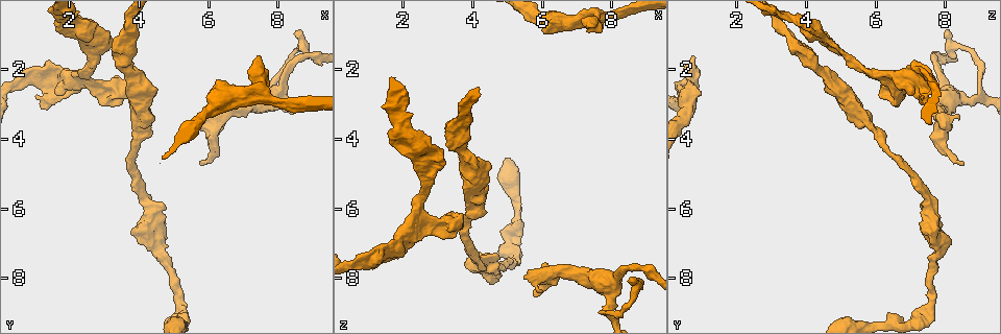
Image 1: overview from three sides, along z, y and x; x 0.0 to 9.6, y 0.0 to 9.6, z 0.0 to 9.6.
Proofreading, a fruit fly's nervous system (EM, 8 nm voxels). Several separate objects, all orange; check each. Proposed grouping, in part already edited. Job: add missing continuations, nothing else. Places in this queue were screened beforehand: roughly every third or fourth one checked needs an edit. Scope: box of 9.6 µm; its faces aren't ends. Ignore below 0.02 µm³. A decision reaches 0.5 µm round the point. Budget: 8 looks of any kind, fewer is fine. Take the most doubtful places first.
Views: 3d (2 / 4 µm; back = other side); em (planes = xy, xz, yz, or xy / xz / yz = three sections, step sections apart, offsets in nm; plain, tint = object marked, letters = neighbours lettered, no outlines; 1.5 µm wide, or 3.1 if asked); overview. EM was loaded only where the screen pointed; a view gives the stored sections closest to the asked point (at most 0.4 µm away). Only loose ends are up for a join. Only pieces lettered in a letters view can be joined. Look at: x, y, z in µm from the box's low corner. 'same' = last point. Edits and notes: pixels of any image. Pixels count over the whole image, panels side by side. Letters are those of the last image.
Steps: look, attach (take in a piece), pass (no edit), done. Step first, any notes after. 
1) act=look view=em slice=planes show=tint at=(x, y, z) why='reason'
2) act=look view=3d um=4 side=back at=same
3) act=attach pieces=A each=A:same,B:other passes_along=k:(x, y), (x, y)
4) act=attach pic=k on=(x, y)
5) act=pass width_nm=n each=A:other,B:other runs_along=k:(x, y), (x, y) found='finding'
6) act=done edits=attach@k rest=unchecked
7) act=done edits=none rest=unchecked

act=look view=em slice=yz step=4 show=letters at=(8.50, 0.85, 8.00) why='tapers out'

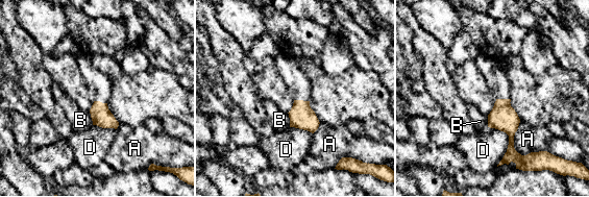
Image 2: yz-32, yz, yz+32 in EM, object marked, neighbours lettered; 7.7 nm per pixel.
act=pass each=A:other,B:other,D:other border=2:(519, 122), (514, 148), (542, 151) found='no lettered piece goes on from it'

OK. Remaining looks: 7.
act=look view=em um=3.1 slice=yz step=8 show=letters at=(7.40, 1.65, 0.70) why='free end'

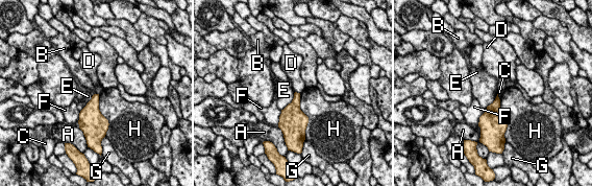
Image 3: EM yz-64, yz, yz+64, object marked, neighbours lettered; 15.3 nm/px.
act=pass each=A:other,B:other,C:other,D:other,E:other,F:other,G:other,H:other border=3:(295, 92), (292, 100), (281, 110) found='none of them fits'

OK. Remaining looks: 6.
act=look view=3d um=4 at=(1.35, 1.75, 7.10) why='thick end'

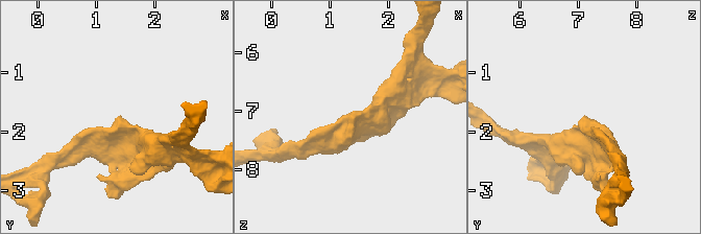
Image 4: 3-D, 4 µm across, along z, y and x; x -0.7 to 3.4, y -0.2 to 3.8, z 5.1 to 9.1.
act=look view=em slice=planes show=plain at=(1.35, 1.75, 7.10)

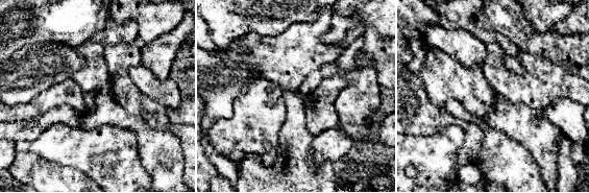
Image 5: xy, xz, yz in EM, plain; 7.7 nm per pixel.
act=look view=em slice=planes show=letters at=same why='what lies round it'

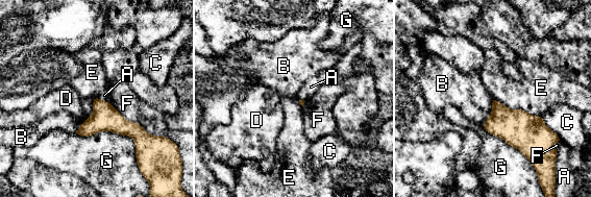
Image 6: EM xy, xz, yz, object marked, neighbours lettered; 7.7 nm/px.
act=pass each=A:other,B:other,C:other,D:other,E:other,F:other,G:other border=6:(493, 99), (540, 117) found='none of them fits'

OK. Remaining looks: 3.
act=done edits=none rest=unchecked

